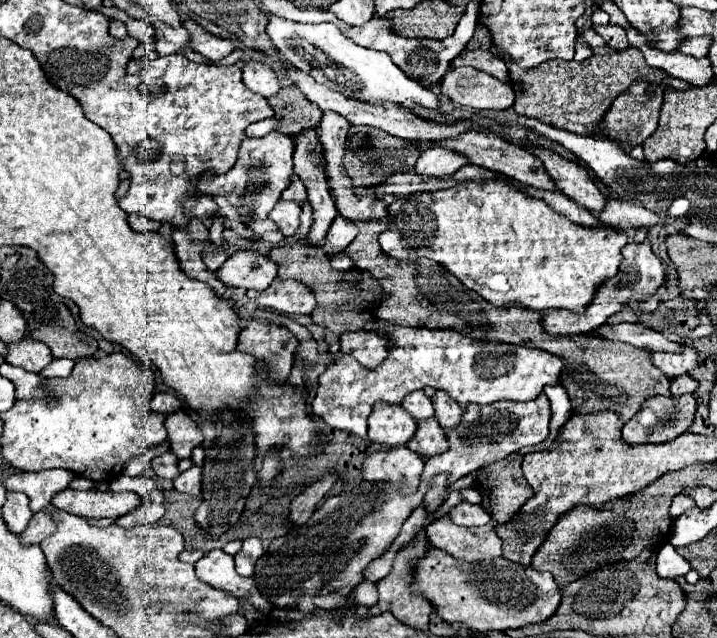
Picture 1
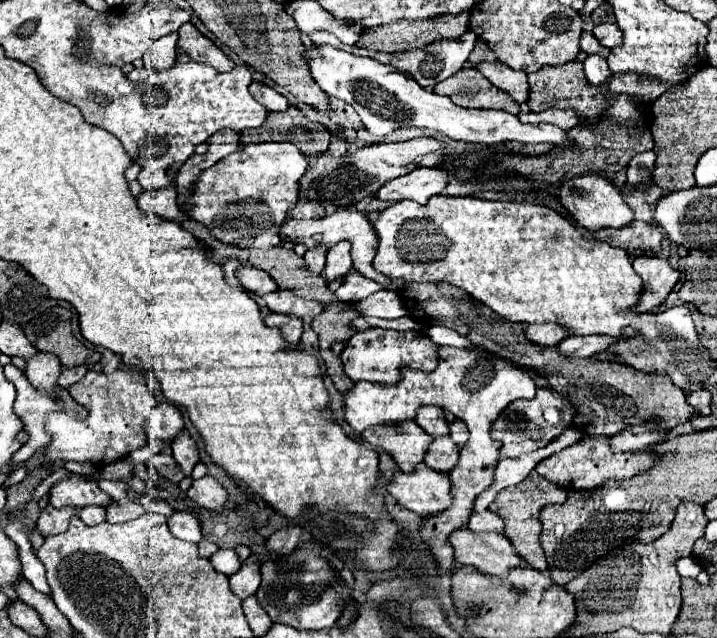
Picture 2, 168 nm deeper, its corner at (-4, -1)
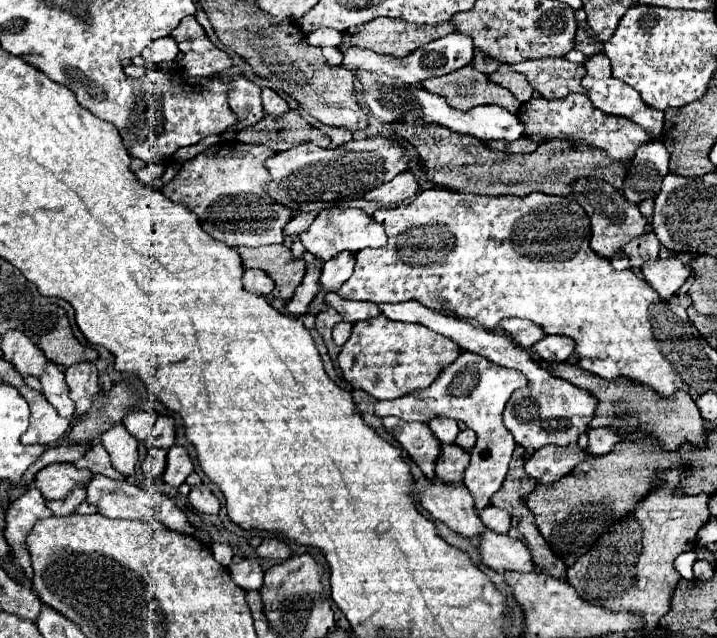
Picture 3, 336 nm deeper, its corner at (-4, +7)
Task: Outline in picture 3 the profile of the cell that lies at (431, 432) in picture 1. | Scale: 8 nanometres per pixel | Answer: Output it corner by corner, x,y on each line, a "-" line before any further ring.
441,444
441,454
435,462
435,476
447,484
459,484
463,470
469,464
469,452
457,444

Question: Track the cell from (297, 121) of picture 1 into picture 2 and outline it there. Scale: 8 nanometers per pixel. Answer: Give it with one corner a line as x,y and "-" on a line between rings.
289,106
285,112
269,112
267,120
259,128
241,132
241,144
291,142
305,156
327,152
329,138
331,134
323,126
313,124
295,106

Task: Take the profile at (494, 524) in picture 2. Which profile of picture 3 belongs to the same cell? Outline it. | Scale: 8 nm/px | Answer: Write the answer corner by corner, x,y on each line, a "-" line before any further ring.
487,506
479,512
479,518
483,520
483,524
493,530
493,532
499,532
499,534
507,534
509,526
511,526
511,516
501,510
501,508
495,508
495,506

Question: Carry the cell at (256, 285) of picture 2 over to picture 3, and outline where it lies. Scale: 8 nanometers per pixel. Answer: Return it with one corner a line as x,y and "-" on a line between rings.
245,270
243,272
243,286
245,286
245,290
257,292
257,294
263,294
263,296
273,292
271,278
263,270

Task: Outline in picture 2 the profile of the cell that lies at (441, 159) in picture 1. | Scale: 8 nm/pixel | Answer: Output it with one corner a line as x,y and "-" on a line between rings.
417,168
407,176
383,184
377,198
391,204
401,200
415,200
419,204
427,204
427,200
435,194
441,194
445,186
447,186
447,170

